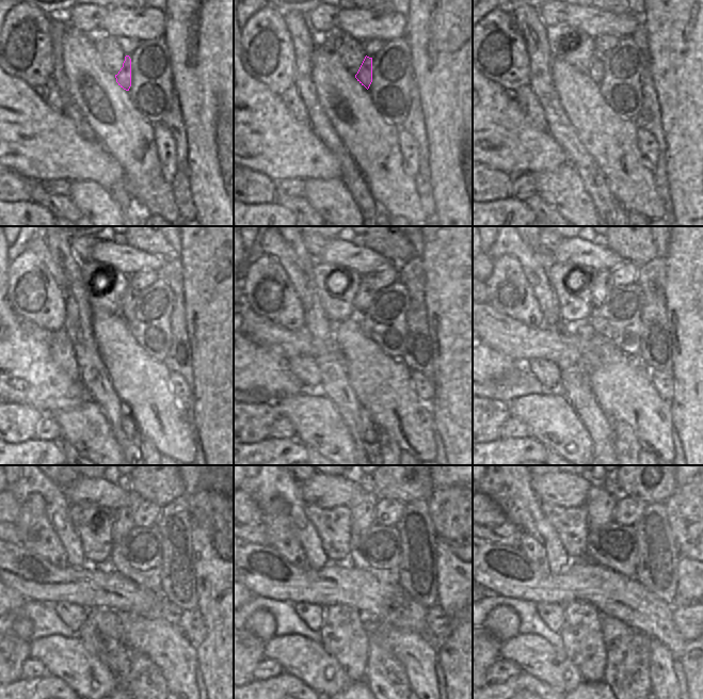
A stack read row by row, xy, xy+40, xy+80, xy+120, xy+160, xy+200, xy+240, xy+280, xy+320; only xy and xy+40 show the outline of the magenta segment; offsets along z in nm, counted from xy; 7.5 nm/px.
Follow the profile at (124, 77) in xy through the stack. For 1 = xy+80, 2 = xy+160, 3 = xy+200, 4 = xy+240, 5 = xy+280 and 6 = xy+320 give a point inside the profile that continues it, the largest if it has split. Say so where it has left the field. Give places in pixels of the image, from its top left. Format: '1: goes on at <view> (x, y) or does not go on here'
1: goes on at xy+80 (596, 70)
2: goes on at xy+160 (366, 291)
3: goes on at xy+200 (602, 286)
4: goes on at xy+240 (124, 523)
5: goes on at xy+280 (363, 512)
6: goes on at xy+320 (600, 506)

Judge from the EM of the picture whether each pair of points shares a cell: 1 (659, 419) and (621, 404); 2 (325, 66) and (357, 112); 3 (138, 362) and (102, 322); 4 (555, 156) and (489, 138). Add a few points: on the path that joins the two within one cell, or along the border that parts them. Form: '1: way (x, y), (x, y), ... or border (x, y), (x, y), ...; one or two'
1: way (650, 416), (638, 404), (630, 404); one
2: way (331, 78), (333, 83), (349, 100); one
3: way (128, 352), (110, 332); one
4: way (539, 152), (516, 147), (505, 140); one

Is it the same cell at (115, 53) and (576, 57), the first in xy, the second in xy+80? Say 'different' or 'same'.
same

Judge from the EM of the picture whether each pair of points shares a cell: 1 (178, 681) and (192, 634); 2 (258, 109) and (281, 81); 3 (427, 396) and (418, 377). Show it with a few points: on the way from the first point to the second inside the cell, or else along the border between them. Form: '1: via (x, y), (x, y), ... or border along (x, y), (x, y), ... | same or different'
1: border along (177, 625), (195, 648) | different
2: border along (252, 77), (277, 94) | different
3: via (426, 392), (418, 381) | same

